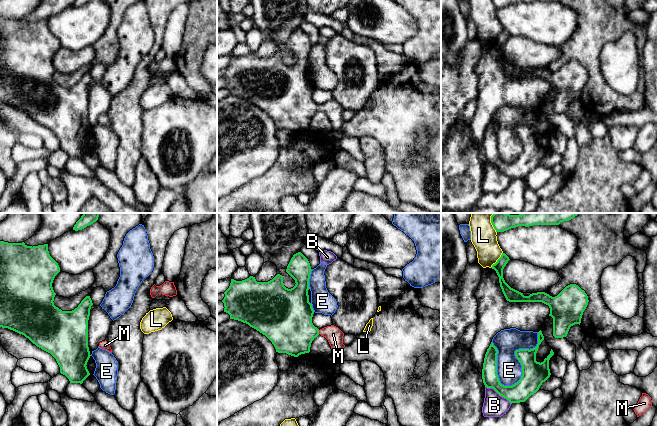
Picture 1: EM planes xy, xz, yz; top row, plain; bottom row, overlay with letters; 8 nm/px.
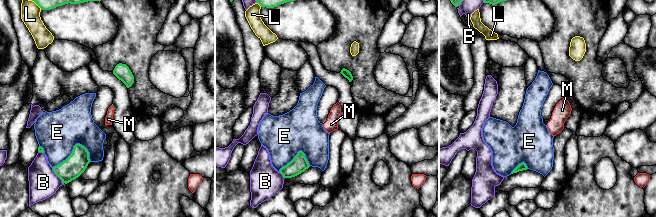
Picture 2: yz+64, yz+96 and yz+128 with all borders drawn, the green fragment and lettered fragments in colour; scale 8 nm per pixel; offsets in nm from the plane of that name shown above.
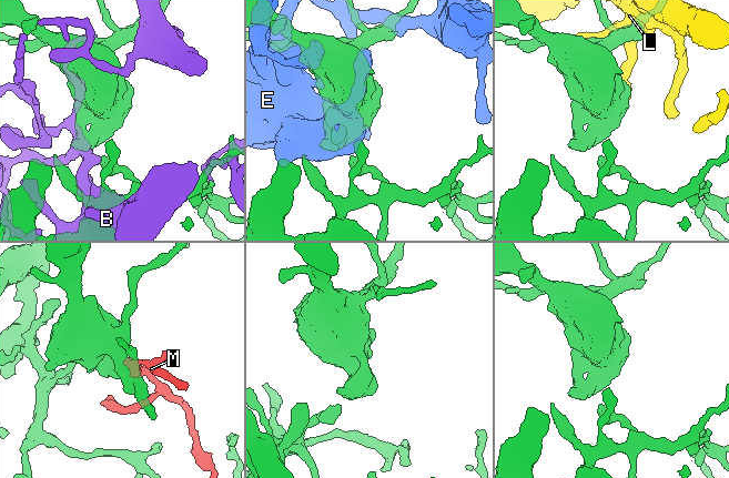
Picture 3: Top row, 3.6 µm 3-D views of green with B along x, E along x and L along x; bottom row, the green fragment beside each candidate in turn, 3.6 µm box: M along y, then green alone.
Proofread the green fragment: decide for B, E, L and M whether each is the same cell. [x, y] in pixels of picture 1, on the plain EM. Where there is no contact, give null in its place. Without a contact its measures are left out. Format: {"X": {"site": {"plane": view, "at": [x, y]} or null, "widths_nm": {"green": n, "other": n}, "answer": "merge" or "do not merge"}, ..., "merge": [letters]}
{"B": {"site": {"plane": "yz", "at": [498, 169]}, "widths_nm": {"green": 160, "other": 180}, "answer": "do not merge"}, "E": {"site": {"plane": "yz", "at": [516, 133]}, "widths_nm": {"green": 200, "other": 200}, "answer": "do not merge"}, "L": {"site": {"plane": "yz", "at": [497, 36]}, "widths_nm": {"green": 80, "other": 200}, "answer": "do not merge"}, "M": {"site": {"plane": "xz", "at": [318, 108]}, "widths_nm": {"green": 380, "other": 140}, "answer": "merge"}, "merge": ["M"]}

